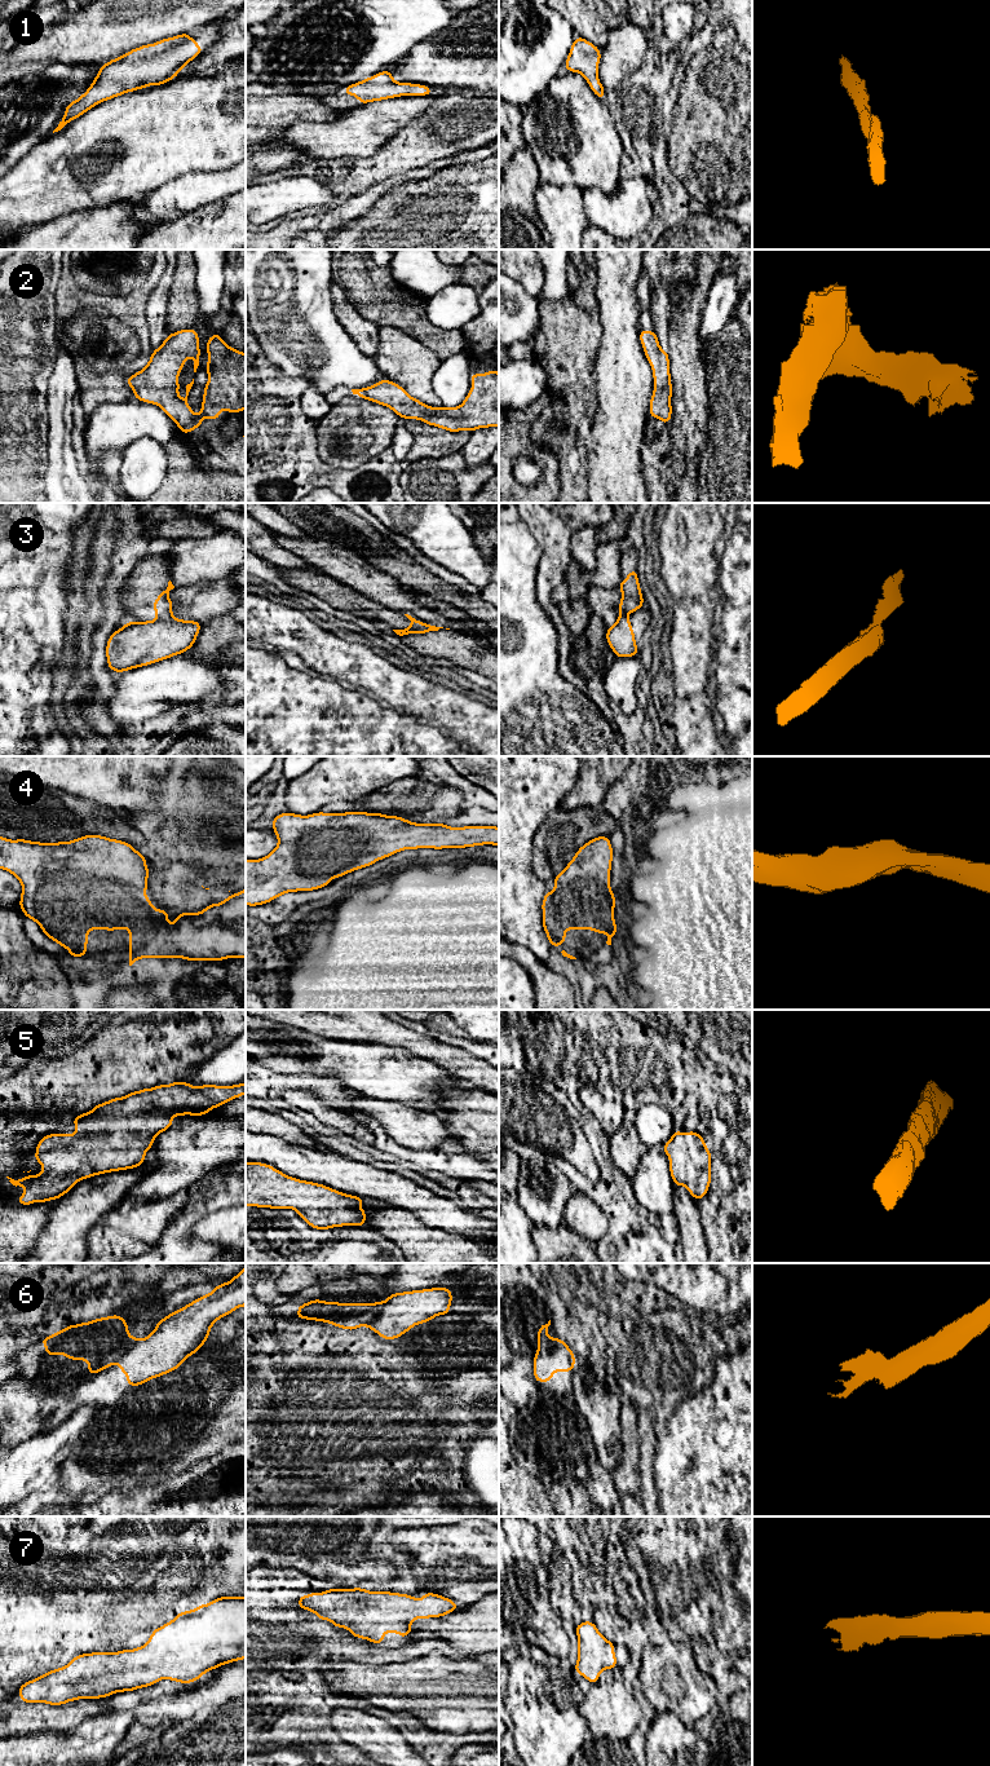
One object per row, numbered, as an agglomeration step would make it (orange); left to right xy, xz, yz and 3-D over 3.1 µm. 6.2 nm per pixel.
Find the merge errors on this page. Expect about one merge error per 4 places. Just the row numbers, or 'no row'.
3, 6

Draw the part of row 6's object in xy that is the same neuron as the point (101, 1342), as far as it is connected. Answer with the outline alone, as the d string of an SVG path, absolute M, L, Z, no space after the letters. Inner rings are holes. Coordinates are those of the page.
M120 1315L106 1316L103 1319L98 1317L88 1323L68 1325L61 1332L40 1339L39 1343L48 1346L44 1355L66 1355L68 1360L87 1360L88 1373L92 1376L110 1368L124 1352L134 1345L143 1342L143 1339L132 1337L128 1333L129 1325L131 1324L127 1324Z

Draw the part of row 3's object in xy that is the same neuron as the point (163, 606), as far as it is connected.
M168 582L168 587L159 592L159 597L154 601L153 608L158 618L168 618L172 615L173 602L169 600L168 592L173 590L172 582Z

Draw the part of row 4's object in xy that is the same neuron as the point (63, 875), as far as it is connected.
M84 835L71 842L57 842L57 843L40 843L31 842L26 839L10 840L4 836L0 836L0 869L12 873L21 883L22 883L22 893L19 900L19 908L22 913L35 920L41 931L53 941L66 948L71 958L75 957L87 957L87 945L88 945L88 931L89 930L106 930L115 931L121 928L129 930L129 966L132 966L136 961L141 958L174 958L180 957L185 961L224 961L226 958L246 958L246 888L239 893L233 893L226 897L220 904L209 904L207 908L199 913L178 913L176 917L176 922L172 926L168 922L168 911L163 908L162 910L156 910L150 899L145 895L147 891L147 877L150 874L150 867L147 866L147 860L133 848L132 844L110 839L103 835Z

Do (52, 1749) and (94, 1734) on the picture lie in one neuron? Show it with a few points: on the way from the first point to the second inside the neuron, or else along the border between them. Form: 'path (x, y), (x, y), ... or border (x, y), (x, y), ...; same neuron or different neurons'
path (62, 1745), (84, 1736); same neuron

